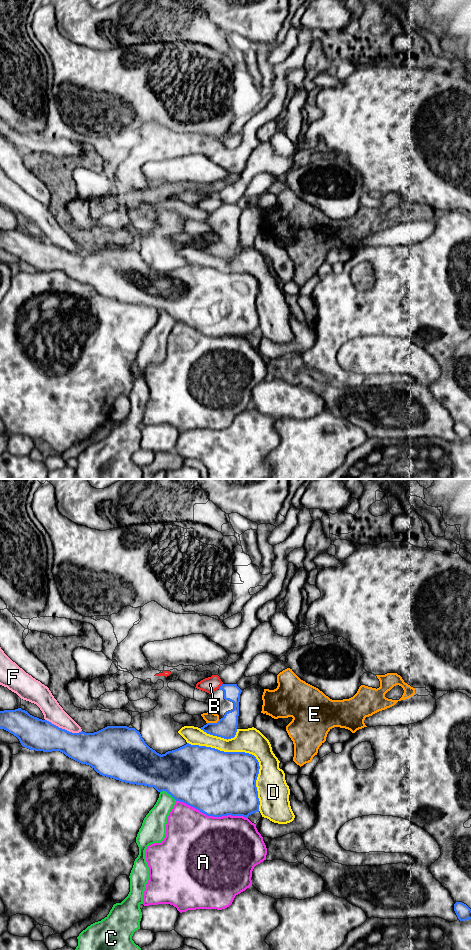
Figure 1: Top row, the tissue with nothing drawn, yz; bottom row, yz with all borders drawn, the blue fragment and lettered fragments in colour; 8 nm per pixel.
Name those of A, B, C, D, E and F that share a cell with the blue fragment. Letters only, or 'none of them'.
none of them

